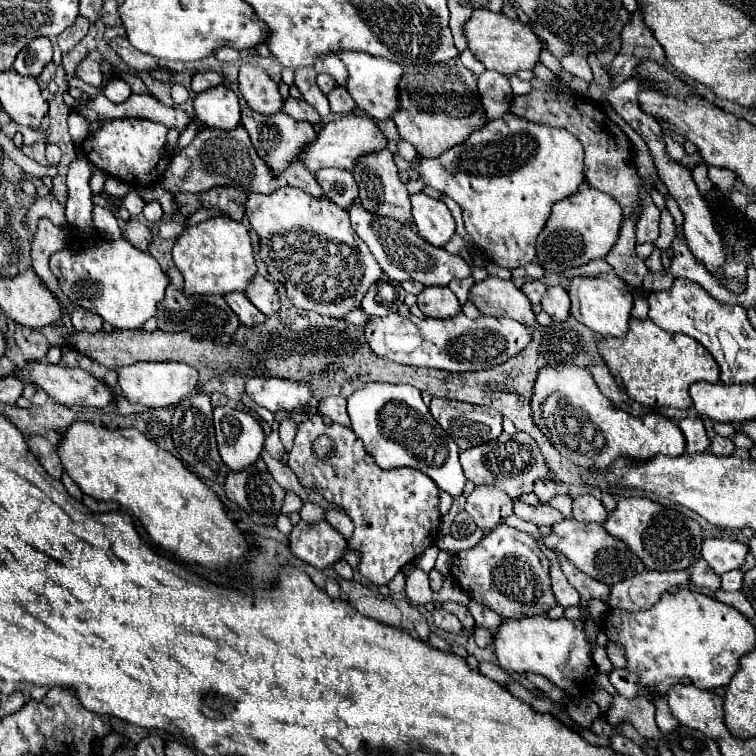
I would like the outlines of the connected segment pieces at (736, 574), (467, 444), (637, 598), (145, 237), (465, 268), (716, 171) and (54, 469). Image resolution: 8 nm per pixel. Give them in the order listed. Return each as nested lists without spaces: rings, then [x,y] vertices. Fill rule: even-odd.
[[[740,570],[724,572],[724,574],[720,576],[720,580],[722,580],[722,588],[720,588],[720,590],[724,590],[724,592],[736,592],[736,590],[740,590],[740,586],[742,586],[742,572],[740,572]]]
[[[434,398],[430,402],[430,412],[462,450],[486,444],[502,434],[502,416],[488,406]]]
[[[642,572],[634,578],[618,582],[610,588],[606,606],[612,610],[642,612],[654,606],[654,602],[672,586],[686,584],[688,572]]]
[[[128,222],[126,224],[126,230],[124,230],[124,240],[128,240],[132,246],[136,246],[138,250],[146,252],[146,246],[148,242],[152,240],[150,236],[150,230],[146,224],[140,224],[140,222]]]
[[[352,204],[348,208],[348,212],[350,212],[352,228],[366,242],[366,246],[374,254],[376,262],[380,264],[382,272],[390,280],[398,280],[398,282],[414,280],[414,282],[420,282],[424,286],[446,286],[454,278],[470,276],[470,266],[464,262],[462,256],[448,254],[444,248],[428,246],[426,240],[422,240],[412,226],[408,226],[400,220],[388,218],[388,216],[372,214],[360,204]]]
[[[710,166],[708,168],[708,178],[714,182],[714,186],[722,192],[722,194],[728,194],[730,192],[730,188],[732,188],[732,184],[734,184],[734,176],[732,176],[732,172],[728,172],[726,168],[722,170],[722,168],[716,168],[716,166]]]
[[[30,436],[28,438],[28,446],[32,450],[32,454],[36,456],[36,460],[44,466],[44,470],[54,476],[54,478],[60,478],[62,474],[62,462],[60,462],[60,456],[56,452],[56,448],[42,436]]]

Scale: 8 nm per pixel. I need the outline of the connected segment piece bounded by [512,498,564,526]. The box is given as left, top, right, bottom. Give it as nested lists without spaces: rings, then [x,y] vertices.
[[[518,498],[512,500],[512,510],[514,510],[514,514],[518,518],[528,520],[528,522],[534,522],[536,526],[552,526],[552,524],[556,524],[556,522],[560,522],[564,518],[558,510],[550,508],[548,504],[530,506],[530,504],[526,504],[526,502],[518,500]]]

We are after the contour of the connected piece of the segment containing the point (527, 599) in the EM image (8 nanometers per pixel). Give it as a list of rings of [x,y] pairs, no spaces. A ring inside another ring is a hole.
[[[504,524],[488,532],[474,548],[456,554],[452,574],[472,600],[492,608],[502,618],[538,616],[556,606],[548,568],[536,540],[526,532]]]

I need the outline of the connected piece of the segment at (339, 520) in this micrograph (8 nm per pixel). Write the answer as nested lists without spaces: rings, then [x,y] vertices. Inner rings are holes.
[[[326,510],[326,512],[324,512],[324,520],[326,520],[328,524],[332,524],[344,538],[352,536],[352,532],[354,532],[352,520],[350,520],[344,512],[340,512],[340,510]]]

